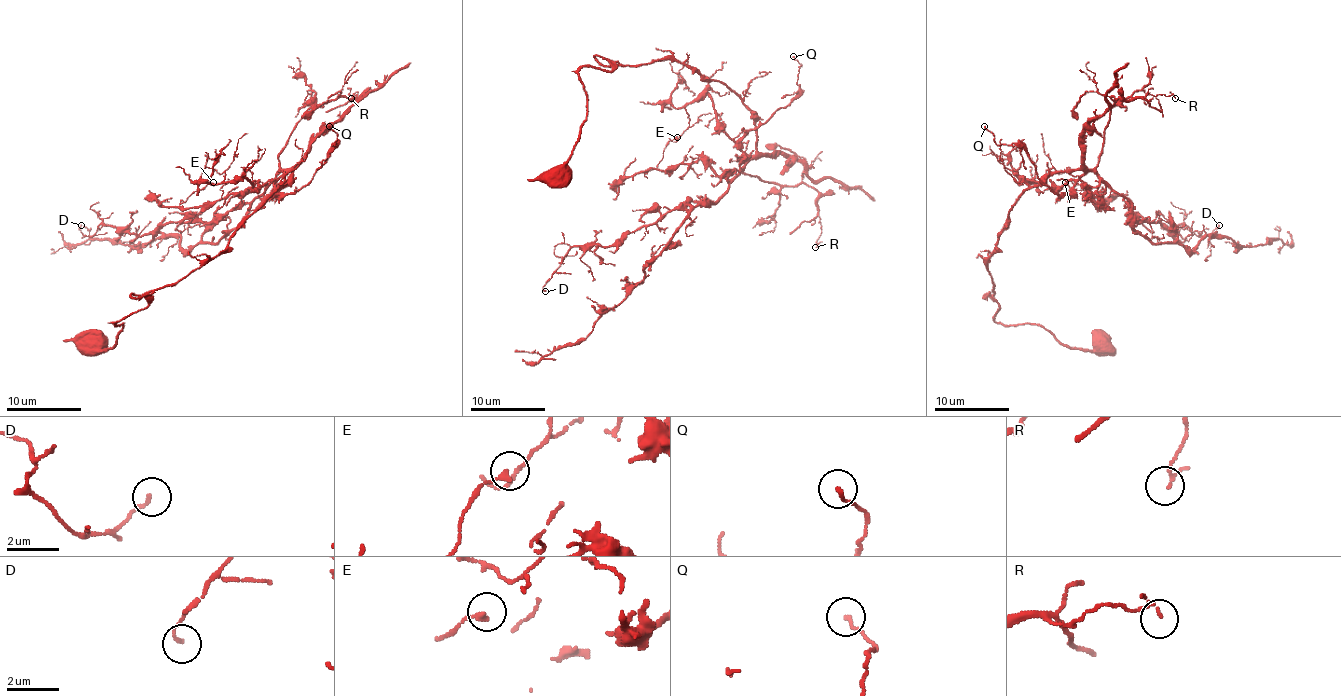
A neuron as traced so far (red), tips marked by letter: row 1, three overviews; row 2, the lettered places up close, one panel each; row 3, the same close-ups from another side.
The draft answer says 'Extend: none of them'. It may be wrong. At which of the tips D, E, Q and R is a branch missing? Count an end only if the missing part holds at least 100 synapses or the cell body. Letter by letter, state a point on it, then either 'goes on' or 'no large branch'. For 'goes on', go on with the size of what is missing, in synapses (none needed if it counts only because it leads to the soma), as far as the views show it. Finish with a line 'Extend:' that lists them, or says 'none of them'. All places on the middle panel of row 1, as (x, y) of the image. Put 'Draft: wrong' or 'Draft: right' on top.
Draft: right
D: at (545, 291); no large branch
E: at (677, 137); no large branch
Q: at (793, 56); no large branch
R: at (815, 247); no large branch
Extend: none of them

